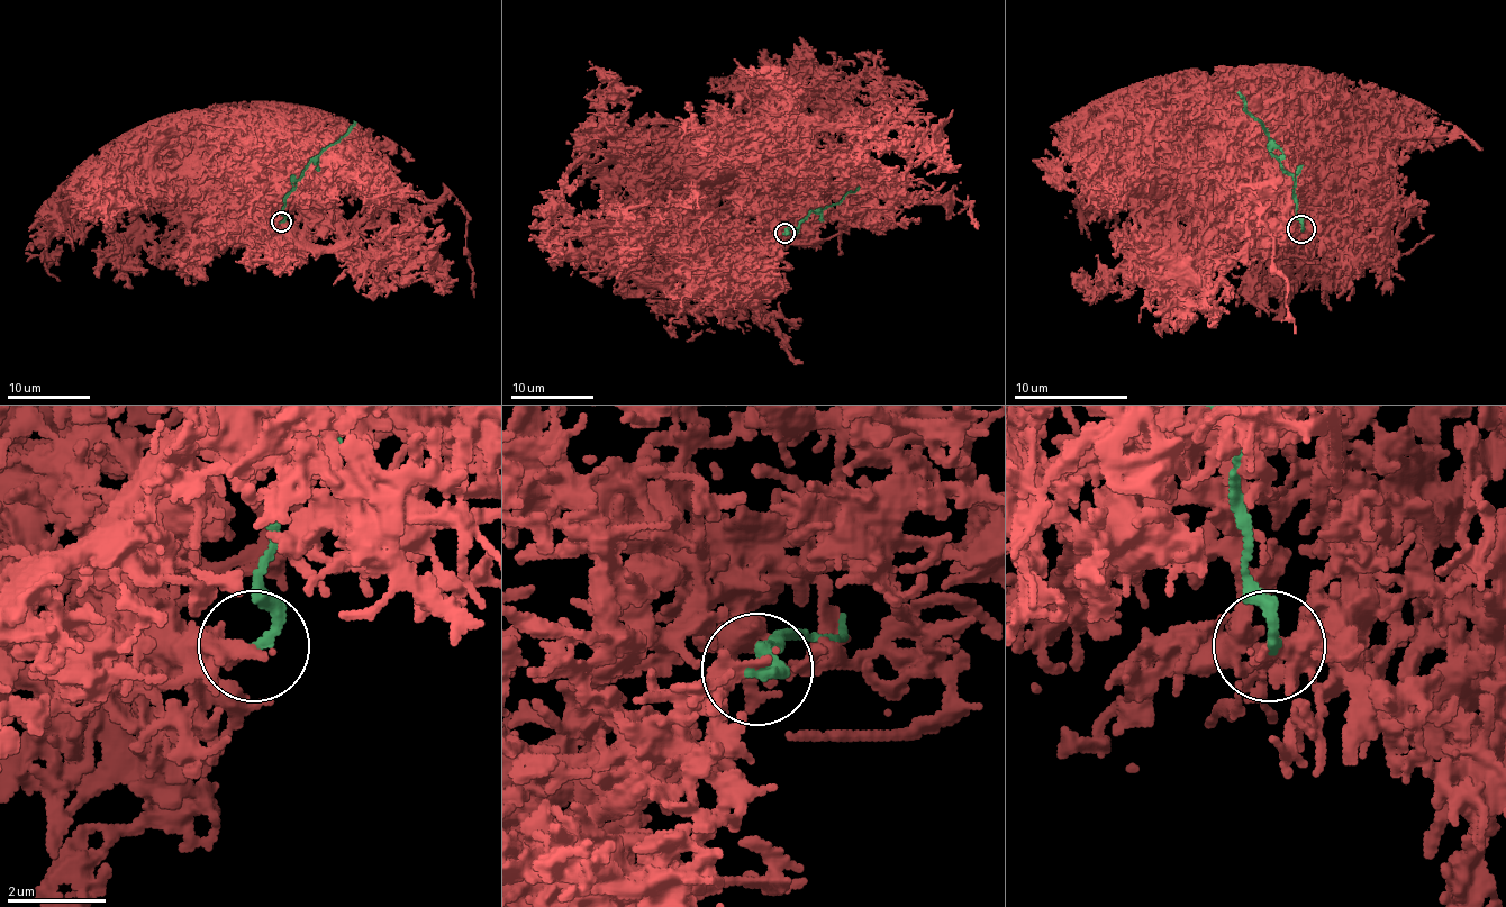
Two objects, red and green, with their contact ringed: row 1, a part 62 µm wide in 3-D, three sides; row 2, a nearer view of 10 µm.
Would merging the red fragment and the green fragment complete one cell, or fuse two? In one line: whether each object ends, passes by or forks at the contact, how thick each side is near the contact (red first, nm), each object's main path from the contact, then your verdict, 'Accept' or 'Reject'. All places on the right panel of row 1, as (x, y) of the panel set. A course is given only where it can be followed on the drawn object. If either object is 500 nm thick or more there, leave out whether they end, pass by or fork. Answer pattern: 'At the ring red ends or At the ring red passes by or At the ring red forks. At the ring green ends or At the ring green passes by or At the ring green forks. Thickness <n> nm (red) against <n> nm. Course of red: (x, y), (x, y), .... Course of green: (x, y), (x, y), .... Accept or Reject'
At the ring red ends. At the ring green ends. Thickness 340 nm (red) against 240 nm. Course of red: (1302, 229), (1307, 229), (1322, 216), (1322, 207), (1316, 184), (1296, 156), (1231, 145), (1214, 136). Course of green: (1302, 229), (1290, 175), (1271, 151), (1262, 125), (1245, 108), (1240, 90). Reject

